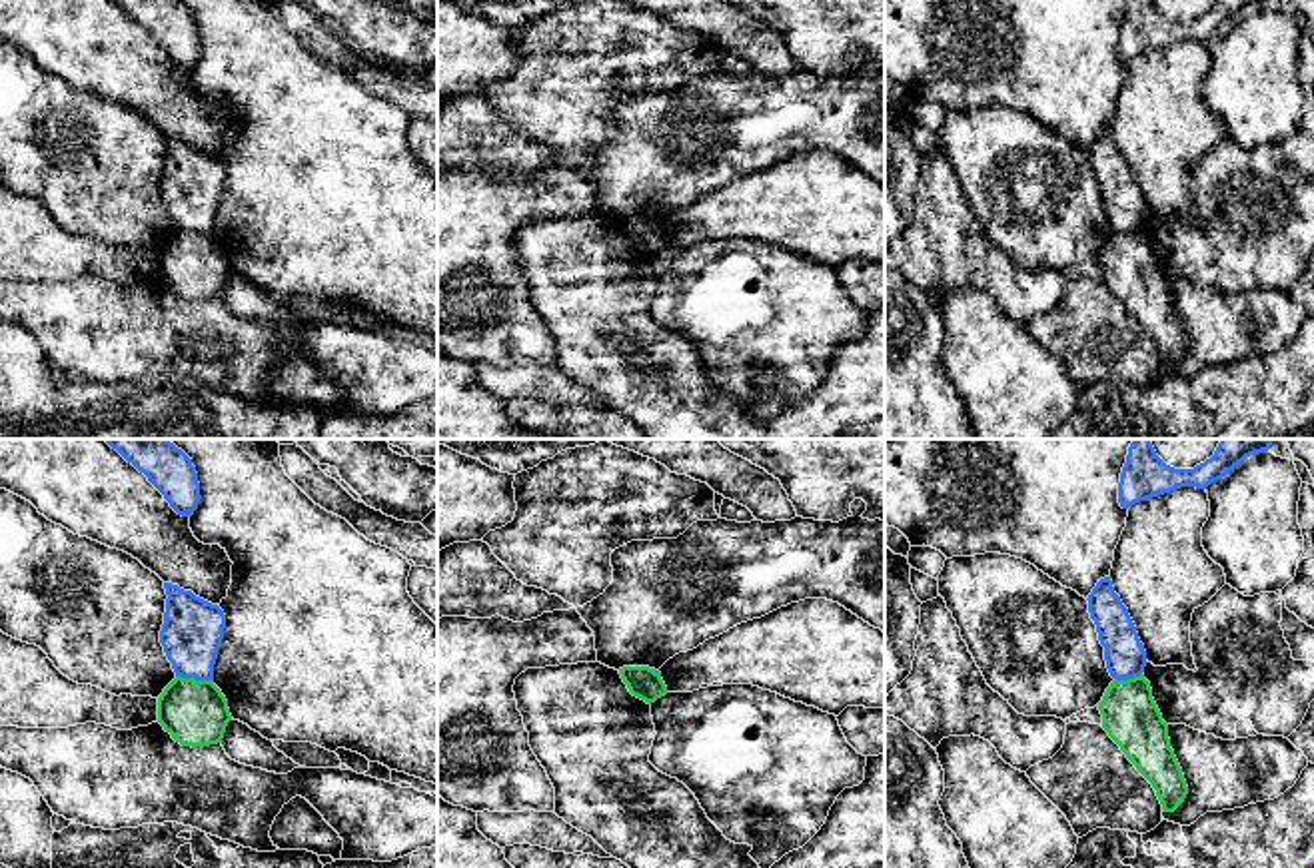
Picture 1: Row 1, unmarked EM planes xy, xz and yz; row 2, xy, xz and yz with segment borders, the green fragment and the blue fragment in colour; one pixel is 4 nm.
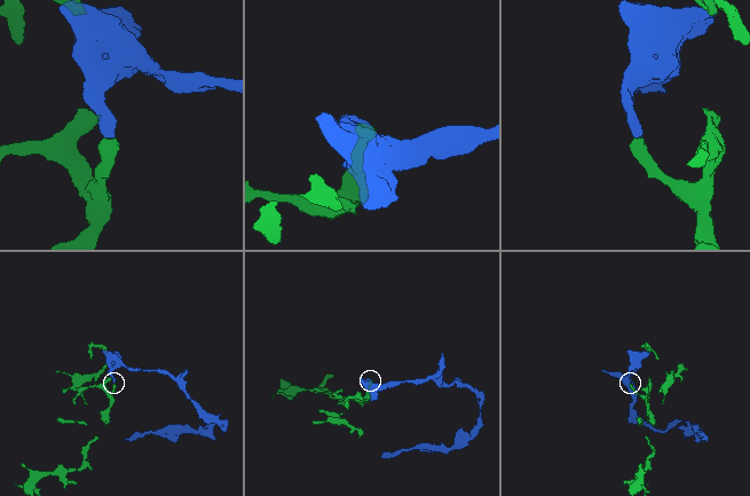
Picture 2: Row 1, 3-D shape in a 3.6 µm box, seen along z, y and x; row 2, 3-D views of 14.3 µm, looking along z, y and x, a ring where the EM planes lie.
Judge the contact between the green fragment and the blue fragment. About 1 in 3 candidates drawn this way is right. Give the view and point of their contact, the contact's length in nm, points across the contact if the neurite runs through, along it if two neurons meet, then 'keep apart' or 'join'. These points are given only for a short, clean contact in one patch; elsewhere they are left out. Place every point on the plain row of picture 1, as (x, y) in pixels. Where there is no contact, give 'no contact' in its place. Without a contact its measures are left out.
xy (194, 232) | 150 nm | along xy (176, 228), (212, 234) | keep apart

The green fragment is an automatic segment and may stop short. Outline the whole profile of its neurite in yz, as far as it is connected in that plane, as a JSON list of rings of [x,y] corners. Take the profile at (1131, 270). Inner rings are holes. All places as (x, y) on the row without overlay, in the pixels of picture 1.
[[[1144,227],[1112,233],[1098,255],[1102,281],[1120,299],[1136,323],[1152,337],[1164,365],[1174,365],[1188,339],[1170,301],[1168,277],[1152,251]]]

